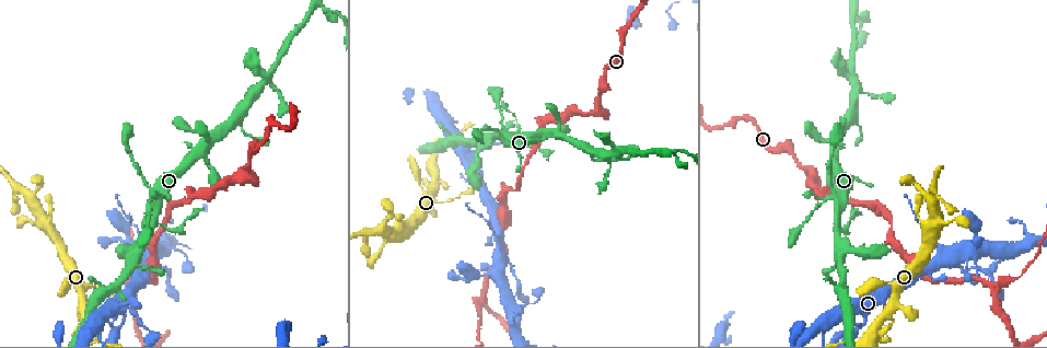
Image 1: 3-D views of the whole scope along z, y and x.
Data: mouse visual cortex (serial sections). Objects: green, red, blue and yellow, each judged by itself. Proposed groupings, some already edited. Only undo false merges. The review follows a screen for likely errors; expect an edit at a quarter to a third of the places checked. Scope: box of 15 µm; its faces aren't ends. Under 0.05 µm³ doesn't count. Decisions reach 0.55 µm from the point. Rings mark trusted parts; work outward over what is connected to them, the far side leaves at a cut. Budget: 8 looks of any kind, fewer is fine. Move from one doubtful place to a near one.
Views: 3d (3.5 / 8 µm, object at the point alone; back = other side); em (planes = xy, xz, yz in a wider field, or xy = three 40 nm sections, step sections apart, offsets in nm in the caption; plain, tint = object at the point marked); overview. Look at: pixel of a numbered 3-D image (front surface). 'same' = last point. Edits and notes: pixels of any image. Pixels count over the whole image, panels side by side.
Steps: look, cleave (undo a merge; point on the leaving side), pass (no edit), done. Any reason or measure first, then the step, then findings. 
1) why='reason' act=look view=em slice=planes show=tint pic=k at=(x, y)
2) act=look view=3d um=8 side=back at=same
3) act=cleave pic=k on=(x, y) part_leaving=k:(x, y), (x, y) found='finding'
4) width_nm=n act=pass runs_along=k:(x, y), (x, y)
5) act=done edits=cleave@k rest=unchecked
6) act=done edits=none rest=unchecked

why='sudden change in width' act=look view=3d um=8 pic=1 at=(151, 188)

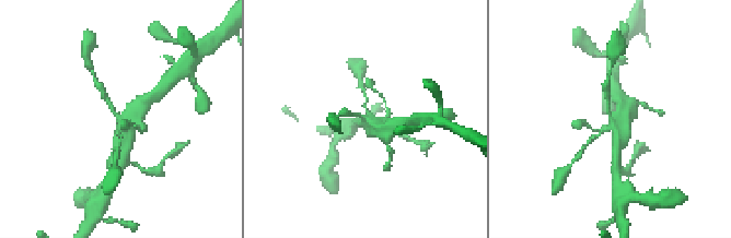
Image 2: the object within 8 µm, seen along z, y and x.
why='zoom in' act=look view=3d um=3.5 pic=2 at=(608, 118)

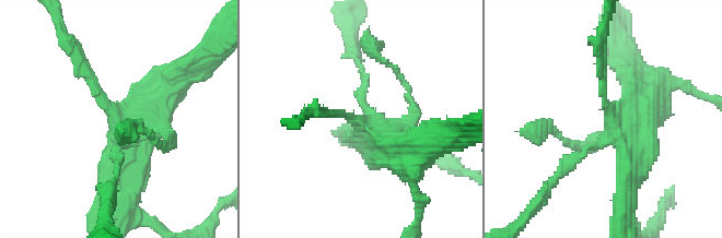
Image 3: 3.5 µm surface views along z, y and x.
arm_widths_nm=150,600 act=look view=em slice=xy step=2 show=tint pic=3 at=(354, 121)

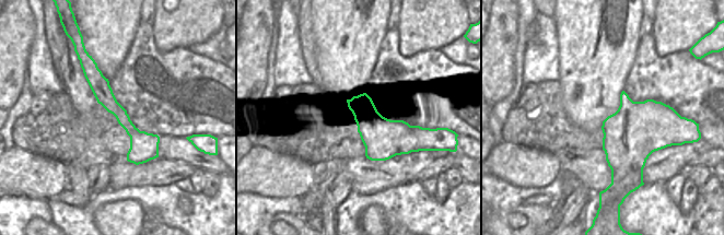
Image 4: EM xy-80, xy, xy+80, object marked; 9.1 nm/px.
act=pass found='one cell here'

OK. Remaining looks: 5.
why='sharp bend' act=look view=3d um=3.5 pic=1 at=(821, 196)

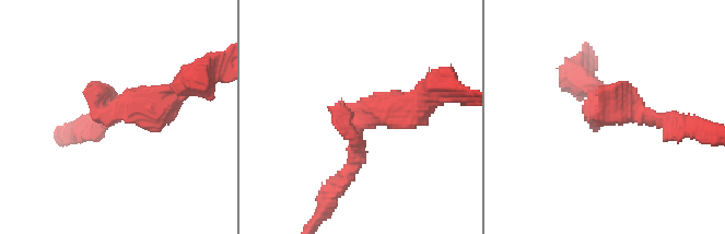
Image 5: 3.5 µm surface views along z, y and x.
why='now the EM' act=look view=em slice=planes show=tint pic=5 at=(352, 128)

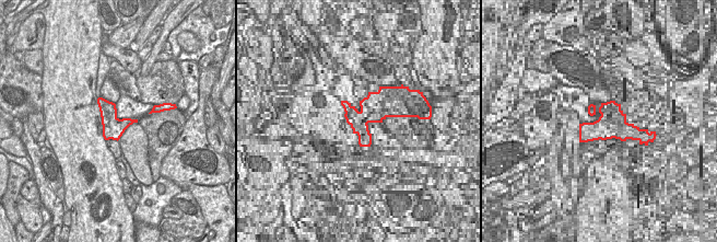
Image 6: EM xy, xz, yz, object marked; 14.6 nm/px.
width_nm=320 act=pass runs_along=5:(603, 97), (608, 114), (683, 120) found='all the same cell'

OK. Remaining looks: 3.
why='a fork' act=look view=em slice=xy step=5 show=tint pic=1 at=(990, 287)

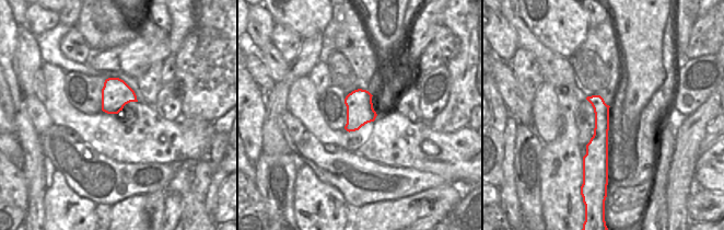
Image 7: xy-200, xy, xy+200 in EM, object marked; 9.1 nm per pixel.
why='wider look' act=look view=3d um=3.5 at=same

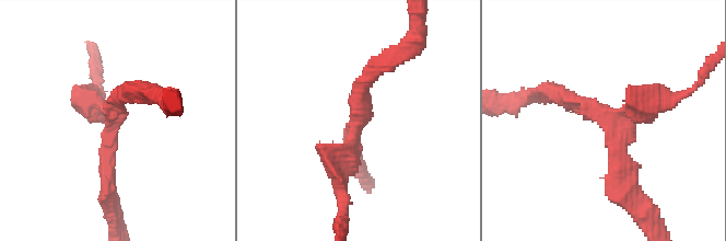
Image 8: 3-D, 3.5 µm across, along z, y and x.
width_nm=240 act=pass runs_along=8:(548, 91), (607, 122), (625, 185) found='continuous, no second cell'

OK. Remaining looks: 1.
act=done edits=none rest=unchecked

